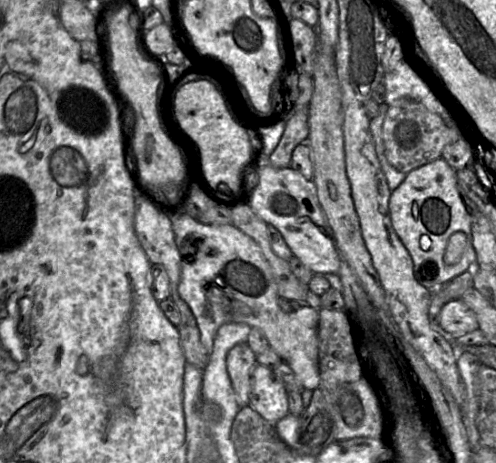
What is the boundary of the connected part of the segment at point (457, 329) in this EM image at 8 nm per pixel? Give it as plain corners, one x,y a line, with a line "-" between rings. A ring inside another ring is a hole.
453,299
442,307
440,326
453,338
479,329
475,313
461,299

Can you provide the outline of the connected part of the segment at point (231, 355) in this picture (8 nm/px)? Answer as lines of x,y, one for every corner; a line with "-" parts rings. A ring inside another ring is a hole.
247,343
235,345
226,356
227,372
240,408
249,405
251,374
256,364
256,354

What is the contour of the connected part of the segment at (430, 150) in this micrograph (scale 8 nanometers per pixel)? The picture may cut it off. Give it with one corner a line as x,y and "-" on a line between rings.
398,99
390,105
382,127
382,138
388,162
405,174
440,158
444,147
451,144
451,129
442,118
430,112
421,102

